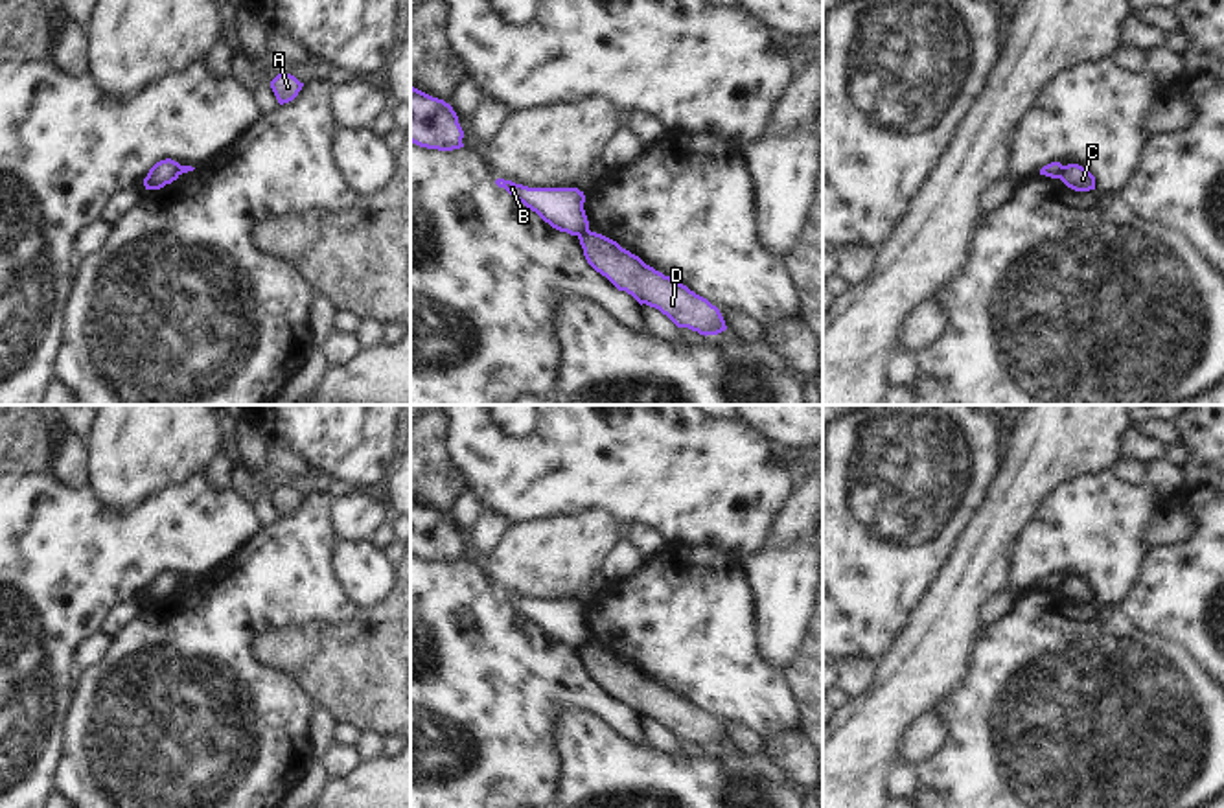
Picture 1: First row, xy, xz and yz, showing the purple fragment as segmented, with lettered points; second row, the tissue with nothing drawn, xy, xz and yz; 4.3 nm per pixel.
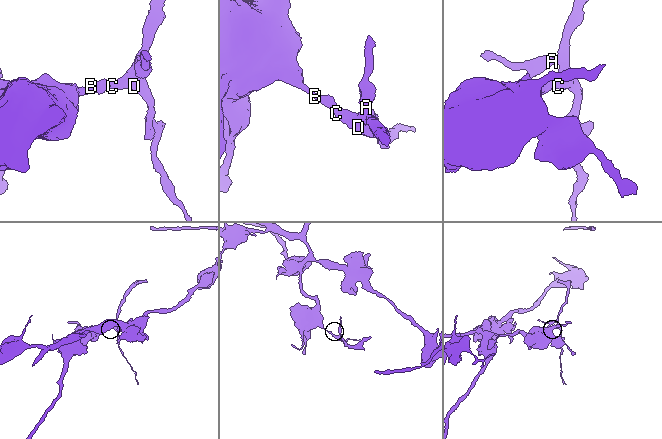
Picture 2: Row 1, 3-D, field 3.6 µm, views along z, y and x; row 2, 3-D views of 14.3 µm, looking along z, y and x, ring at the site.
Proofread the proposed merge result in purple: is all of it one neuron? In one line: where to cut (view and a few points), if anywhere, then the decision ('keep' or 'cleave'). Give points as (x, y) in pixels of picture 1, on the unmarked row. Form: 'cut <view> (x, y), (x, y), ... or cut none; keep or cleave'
cut yz (1062, 578), (1059, 589); cleave

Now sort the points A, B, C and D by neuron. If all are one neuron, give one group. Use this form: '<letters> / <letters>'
A C D / B

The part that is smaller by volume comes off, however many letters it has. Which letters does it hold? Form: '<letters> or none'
A, C, D

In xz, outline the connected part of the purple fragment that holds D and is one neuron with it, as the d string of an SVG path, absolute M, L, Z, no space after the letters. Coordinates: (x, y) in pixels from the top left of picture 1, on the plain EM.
M591 642L578 648L578 652L587 675L618 703L631 707L641 718L655 720L677 740L688 740L705 749L727 742L716 718L677 692L646 677L617 653Z

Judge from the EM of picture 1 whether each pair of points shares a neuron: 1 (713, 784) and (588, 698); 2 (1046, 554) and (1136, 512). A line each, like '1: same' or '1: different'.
1: different
2: same

